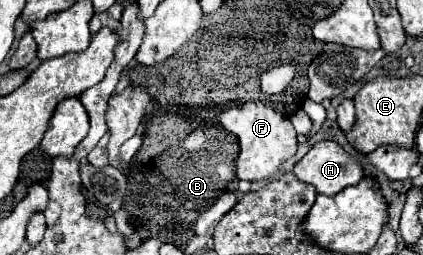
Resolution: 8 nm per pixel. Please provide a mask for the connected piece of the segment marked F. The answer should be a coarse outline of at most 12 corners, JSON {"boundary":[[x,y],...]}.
{"boundary":[[265,104],[221,112],[239,138],[237,178],[271,180],[297,152],[293,124]]}

